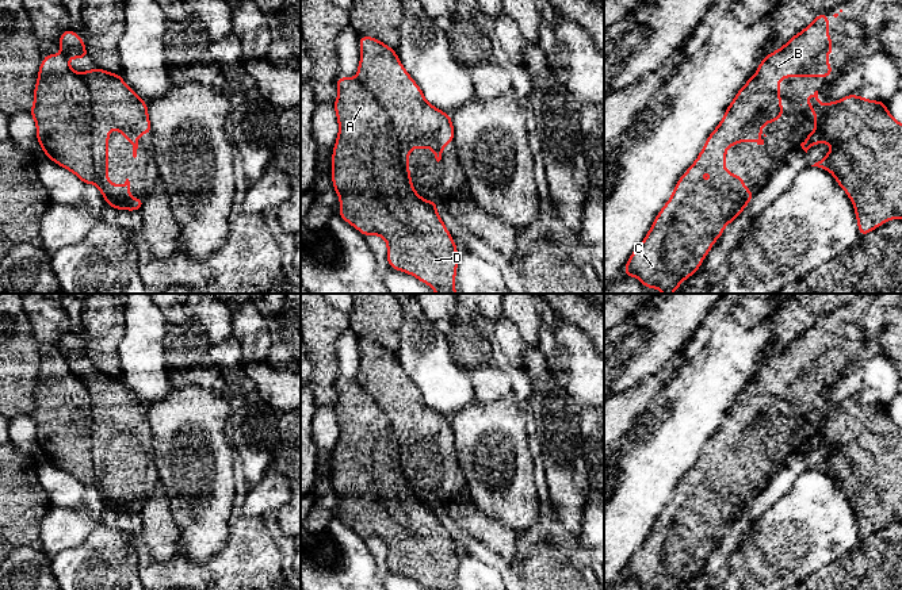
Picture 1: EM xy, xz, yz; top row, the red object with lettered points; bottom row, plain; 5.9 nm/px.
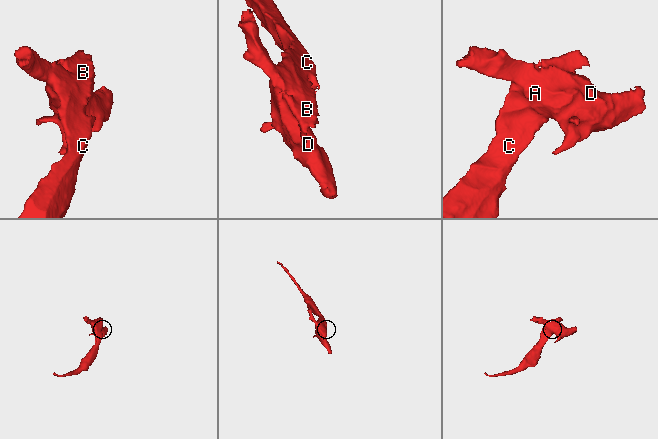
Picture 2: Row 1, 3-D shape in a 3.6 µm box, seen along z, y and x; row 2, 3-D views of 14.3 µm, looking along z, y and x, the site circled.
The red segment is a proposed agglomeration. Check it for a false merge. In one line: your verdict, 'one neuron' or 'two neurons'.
one neuron

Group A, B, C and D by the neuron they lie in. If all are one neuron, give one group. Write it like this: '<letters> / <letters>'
A B C D

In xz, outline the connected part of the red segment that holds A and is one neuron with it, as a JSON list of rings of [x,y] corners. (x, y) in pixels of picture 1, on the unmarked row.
[[[359,340],[362,360],[355,382],[336,383],[339,399],[333,406],[339,425],[339,438],[332,457],[332,484],[340,501],[340,520],[364,540],[381,539],[387,545],[390,571],[416,579],[431,590],[455,590],[458,552],[446,528],[436,516],[437,503],[423,502],[413,491],[409,476],[409,455],[431,449],[436,464],[443,459],[443,448],[454,447],[451,419],[429,407],[420,390],[400,365],[397,355],[372,340]]]

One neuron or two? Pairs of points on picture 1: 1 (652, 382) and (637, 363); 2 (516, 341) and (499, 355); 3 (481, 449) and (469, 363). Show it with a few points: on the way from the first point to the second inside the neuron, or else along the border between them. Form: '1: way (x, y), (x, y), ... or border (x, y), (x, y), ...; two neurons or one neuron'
1: border (672, 356), (656, 372), (619, 393); two neurons
2: border (493, 322), (496, 338), (503, 352), (526, 372); two neurons
3: border (505, 395), (489, 402), (469, 402), (450, 418); two neurons

